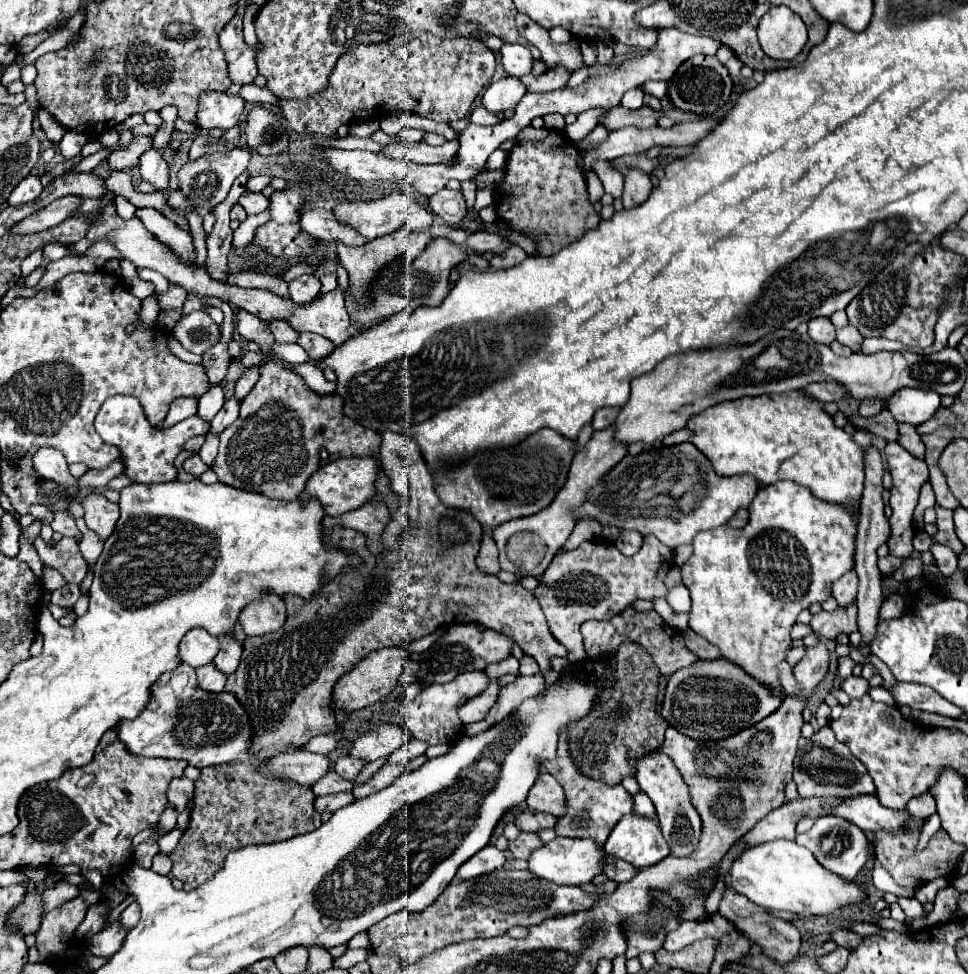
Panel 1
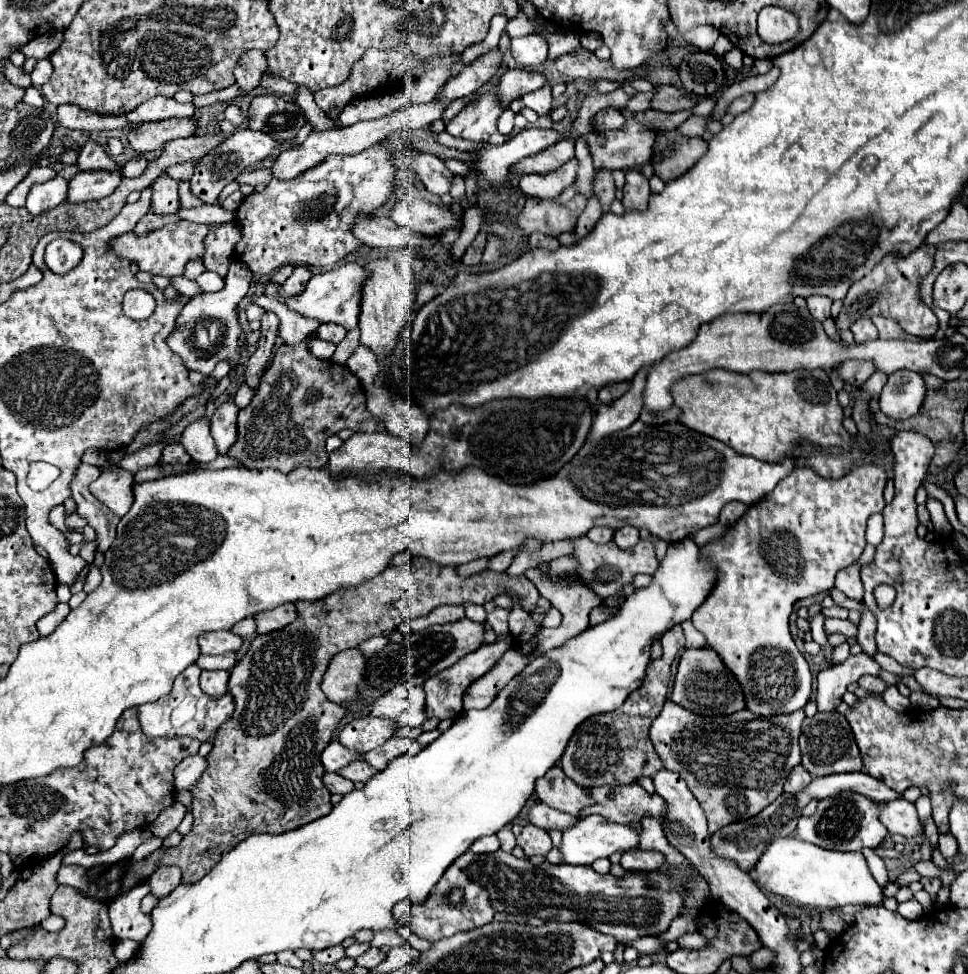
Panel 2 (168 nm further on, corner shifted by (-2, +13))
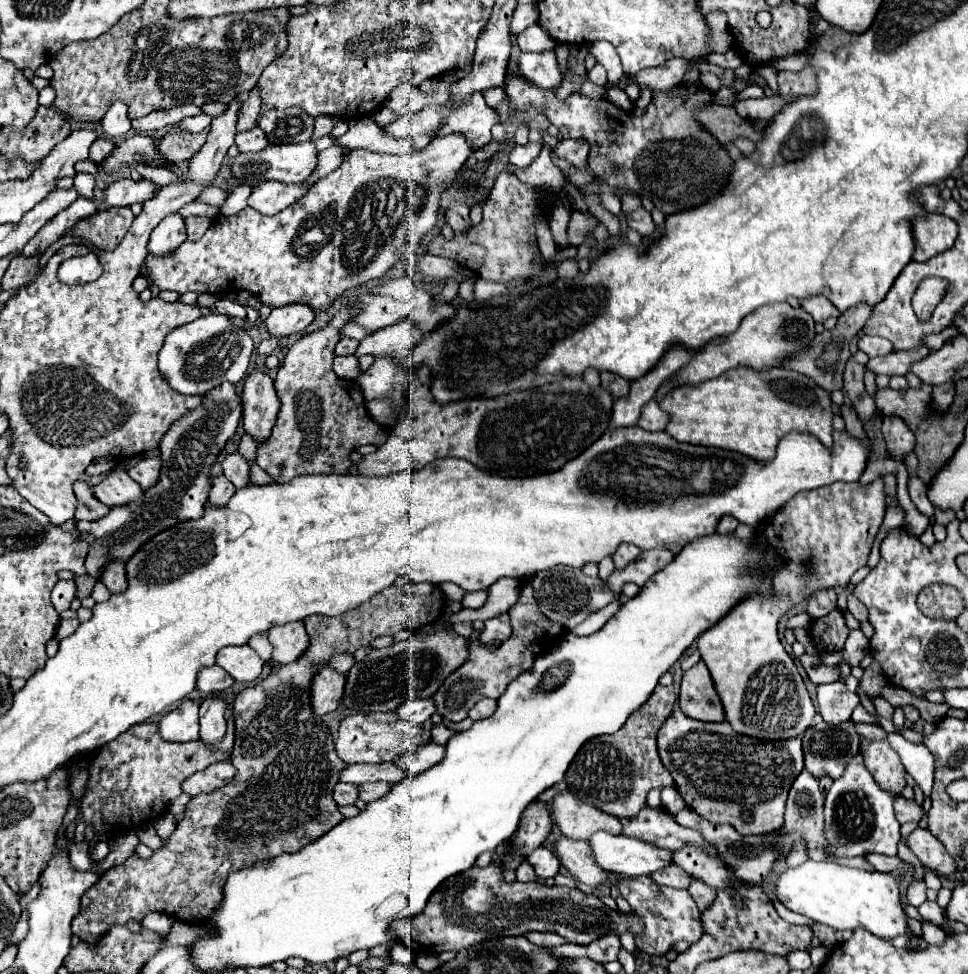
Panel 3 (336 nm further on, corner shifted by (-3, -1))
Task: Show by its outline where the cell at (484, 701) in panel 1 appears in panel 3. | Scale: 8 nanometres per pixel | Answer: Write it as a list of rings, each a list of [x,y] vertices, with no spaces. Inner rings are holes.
[[[484,698],[484,700],[480,700],[480,702],[472,708],[470,718],[472,718],[472,720],[488,718],[488,716],[494,714],[494,710],[496,710],[496,700],[488,700],[488,698]]]

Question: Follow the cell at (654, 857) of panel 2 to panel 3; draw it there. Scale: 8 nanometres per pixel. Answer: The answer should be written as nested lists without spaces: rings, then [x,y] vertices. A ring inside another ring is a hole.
[[[670,864],[670,868],[664,868],[660,872],[654,872],[650,876],[652,880],[656,880],[658,884],[664,884],[664,886],[672,886],[672,888],[688,888],[690,882],[692,882],[692,876],[688,872],[684,872],[680,866],[676,864]]]

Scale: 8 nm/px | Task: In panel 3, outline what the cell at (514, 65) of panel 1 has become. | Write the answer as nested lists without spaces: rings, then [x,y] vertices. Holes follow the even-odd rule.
[[[554,50],[528,52],[520,56],[520,74],[540,88],[556,90],[562,82],[562,72]]]

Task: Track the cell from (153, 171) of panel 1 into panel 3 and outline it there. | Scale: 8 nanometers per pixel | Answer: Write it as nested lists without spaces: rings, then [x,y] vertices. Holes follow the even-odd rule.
[[[180,214],[166,216],[152,232],[148,242],[148,254],[156,258],[170,256],[182,242],[186,242],[186,226]]]

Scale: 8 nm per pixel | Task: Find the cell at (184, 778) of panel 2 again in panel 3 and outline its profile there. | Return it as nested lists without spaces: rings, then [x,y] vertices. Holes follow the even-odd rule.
[[[218,762],[218,764],[208,766],[202,772],[192,774],[184,782],[184,792],[190,796],[200,794],[200,792],[214,792],[222,788],[224,784],[228,784],[234,776],[236,776],[236,768],[230,762]]]

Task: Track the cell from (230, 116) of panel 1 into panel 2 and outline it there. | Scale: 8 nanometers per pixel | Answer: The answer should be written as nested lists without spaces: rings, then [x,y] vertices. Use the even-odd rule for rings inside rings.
[[[229,104],[227,108],[225,108],[225,118],[233,124],[233,126],[241,126],[243,124],[243,120],[245,120],[245,116],[243,116],[243,112],[239,110],[239,106],[235,106],[235,104]]]

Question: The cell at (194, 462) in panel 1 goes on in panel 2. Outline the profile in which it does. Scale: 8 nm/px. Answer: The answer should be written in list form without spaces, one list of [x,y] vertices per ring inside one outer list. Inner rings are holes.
[[[177,442],[177,444],[171,444],[171,446],[167,446],[165,450],[163,450],[163,458],[161,458],[161,462],[163,464],[189,464],[193,458],[191,458],[191,454],[185,450],[185,446],[181,444],[181,442]]]

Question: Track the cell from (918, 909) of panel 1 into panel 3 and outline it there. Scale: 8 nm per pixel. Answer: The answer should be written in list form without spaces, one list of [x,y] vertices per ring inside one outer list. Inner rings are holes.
[[[924,922],[924,924],[922,924],[922,930],[924,930],[922,938],[924,938],[930,946],[942,946],[942,944],[944,944],[944,940],[946,940],[944,930],[940,930],[938,926],[934,926],[932,922]]]

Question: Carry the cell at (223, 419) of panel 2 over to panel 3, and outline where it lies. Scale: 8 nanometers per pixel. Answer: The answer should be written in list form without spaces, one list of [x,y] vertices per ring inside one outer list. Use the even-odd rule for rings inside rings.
[[[226,454],[222,462],[224,476],[236,486],[236,488],[246,488],[250,486],[250,466],[240,454]]]

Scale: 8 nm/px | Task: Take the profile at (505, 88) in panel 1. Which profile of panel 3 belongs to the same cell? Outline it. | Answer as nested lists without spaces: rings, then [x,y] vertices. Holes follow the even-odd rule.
[[[448,134],[448,136],[436,136],[432,138],[432,142],[424,148],[424,150],[416,150],[416,152],[410,152],[410,154],[378,154],[378,152],[370,152],[370,150],[364,150],[364,148],[356,148],[352,150],[352,154],[344,160],[344,164],[334,170],[332,174],[328,174],[326,178],[322,178],[312,190],[308,190],[306,196],[302,196],[296,204],[288,206],[284,212],[278,212],[276,216],[264,216],[260,212],[256,212],[254,208],[244,208],[240,210],[238,214],[234,216],[218,216],[212,226],[208,228],[208,232],[200,238],[200,240],[194,240],[194,242],[184,242],[172,256],[170,260],[152,260],[152,256],[146,258],[146,264],[148,264],[148,270],[150,270],[150,280],[160,288],[160,290],[174,290],[178,294],[184,294],[184,292],[196,292],[196,294],[224,294],[224,292],[240,292],[240,290],[248,290],[252,294],[256,294],[258,298],[262,298],[262,302],[270,308],[280,308],[280,306],[286,306],[286,304],[306,304],[314,310],[326,310],[328,306],[332,306],[338,298],[350,294],[350,292],[356,292],[360,286],[364,286],[366,282],[370,280],[376,280],[380,276],[384,276],[392,266],[396,266],[396,262],[400,260],[396,250],[404,244],[412,244],[412,246],[418,246],[418,240],[410,236],[410,230],[412,230],[412,220],[408,220],[410,212],[414,210],[416,214],[424,214],[424,234],[430,232],[436,224],[436,218],[438,218],[438,212],[440,212],[440,200],[442,200],[442,194],[446,192],[446,188],[456,180],[456,174],[458,170],[464,166],[466,158],[472,154],[472,148],[468,146],[468,140],[464,140],[460,134]]]

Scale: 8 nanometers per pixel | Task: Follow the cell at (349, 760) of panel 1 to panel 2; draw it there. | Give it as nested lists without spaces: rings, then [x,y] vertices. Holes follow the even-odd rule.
[[[363,716],[363,718],[353,720],[341,730],[339,742],[347,750],[355,752],[357,756],[363,756],[365,752],[387,742],[393,736],[393,732],[395,732],[395,726],[391,726],[391,722],[383,722],[381,718]]]

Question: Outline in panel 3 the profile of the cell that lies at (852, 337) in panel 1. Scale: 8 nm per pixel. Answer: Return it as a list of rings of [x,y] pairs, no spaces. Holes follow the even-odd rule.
[[[862,334],[860,336],[860,342],[858,342],[858,348],[862,352],[868,354],[868,358],[876,358],[876,356],[886,356],[890,354],[894,348],[890,344],[890,340],[886,338],[880,338],[880,336],[866,336]]]

